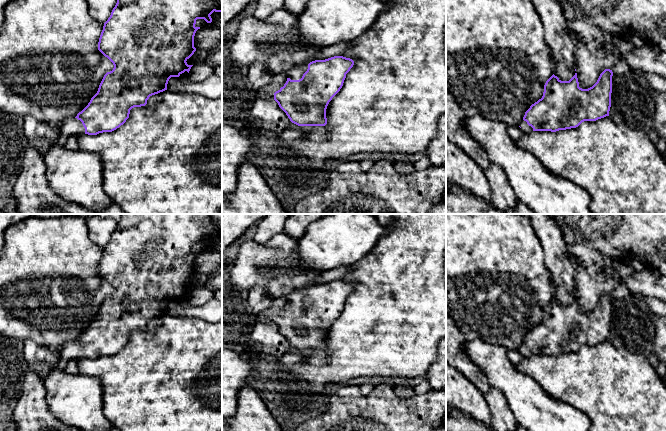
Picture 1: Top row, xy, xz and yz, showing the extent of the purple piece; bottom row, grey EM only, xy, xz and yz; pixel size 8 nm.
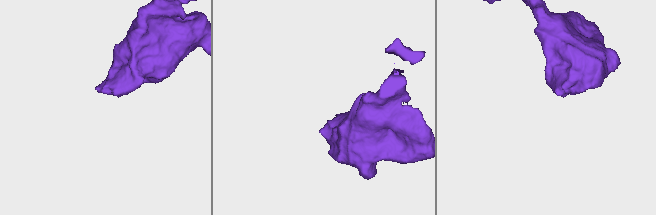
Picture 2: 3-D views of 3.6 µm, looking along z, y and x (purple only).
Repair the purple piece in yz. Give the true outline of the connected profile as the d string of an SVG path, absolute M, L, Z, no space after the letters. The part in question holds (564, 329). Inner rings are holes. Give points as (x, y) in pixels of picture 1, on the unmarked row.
M605 293L592 311L582 313L577 297L569 305L561 305L553 298L544 309L542 322L525 336L519 350L525 358L556 356L609 340L612 300L612 294Z

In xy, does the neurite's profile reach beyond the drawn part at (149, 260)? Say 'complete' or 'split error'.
split error

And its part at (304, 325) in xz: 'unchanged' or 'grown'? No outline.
grown

